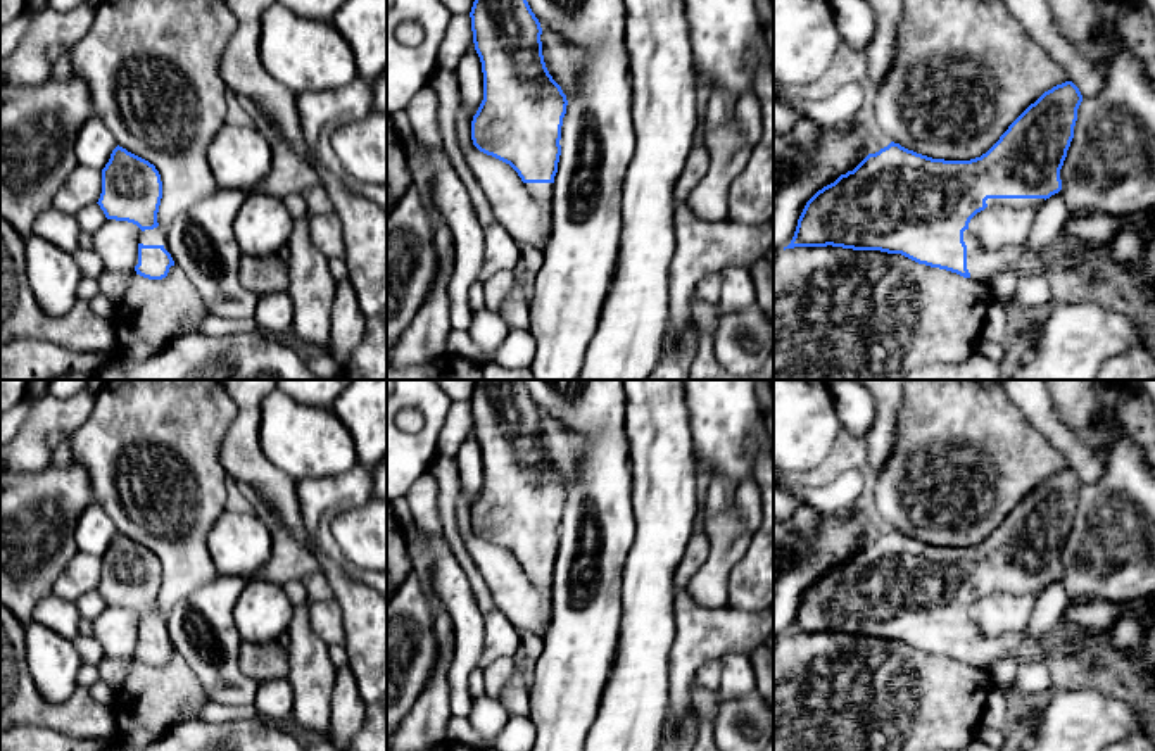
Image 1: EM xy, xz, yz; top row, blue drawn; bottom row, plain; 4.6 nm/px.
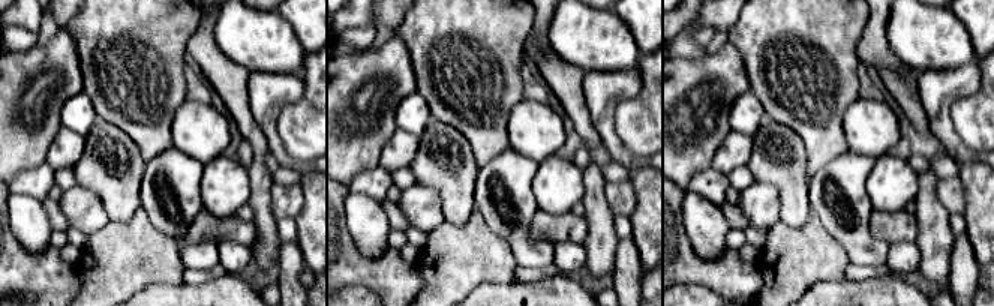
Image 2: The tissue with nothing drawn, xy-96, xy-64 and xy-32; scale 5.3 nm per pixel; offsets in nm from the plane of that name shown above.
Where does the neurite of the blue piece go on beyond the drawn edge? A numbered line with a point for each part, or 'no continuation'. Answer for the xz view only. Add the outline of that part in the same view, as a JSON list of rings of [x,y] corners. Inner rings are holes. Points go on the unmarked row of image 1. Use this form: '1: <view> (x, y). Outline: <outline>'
1: xz (544, 579). Outline: [[[525,570],[525,573],[552,601],[554,570]]]

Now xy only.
1: xy (157, 622). Outline: [[[154,615],[154,616],[145,616],[140,620],[138,630],[143,632],[162,632],[167,639],[167,618],[164,618],[162,615]]]

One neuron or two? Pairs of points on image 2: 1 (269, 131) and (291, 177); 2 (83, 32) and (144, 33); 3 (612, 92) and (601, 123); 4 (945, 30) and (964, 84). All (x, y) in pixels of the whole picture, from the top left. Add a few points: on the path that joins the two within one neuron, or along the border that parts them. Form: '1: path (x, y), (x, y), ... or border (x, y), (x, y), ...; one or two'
1: border (279, 165), (300, 171); two
2: path (98, 32), (129, 32); one
3: path (604, 99), (603, 116); one
4: border (976, 57), (952, 68), (928, 69), (924, 72); two

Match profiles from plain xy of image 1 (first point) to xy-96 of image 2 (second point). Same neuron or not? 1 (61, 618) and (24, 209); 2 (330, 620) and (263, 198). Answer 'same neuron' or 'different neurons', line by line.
1: different neurons
2: different neurons

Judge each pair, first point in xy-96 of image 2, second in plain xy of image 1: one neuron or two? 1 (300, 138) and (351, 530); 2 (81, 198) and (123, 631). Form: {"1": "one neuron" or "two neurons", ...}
{"1": "one neuron", "2": "one neuron"}

